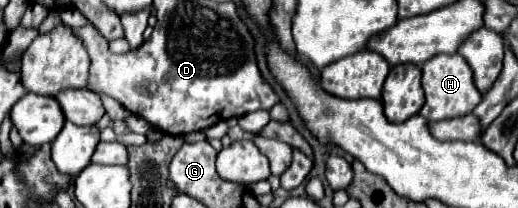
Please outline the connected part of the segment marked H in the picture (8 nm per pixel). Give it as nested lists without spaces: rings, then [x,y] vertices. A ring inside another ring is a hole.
[[[443,54],[443,56],[433,56],[427,60],[427,64],[421,66],[423,70],[423,90],[425,90],[425,104],[421,108],[421,116],[425,120],[447,120],[447,118],[457,118],[473,112],[473,108],[481,102],[481,92],[473,84],[473,72],[469,64],[465,62],[463,56],[459,54]]]

